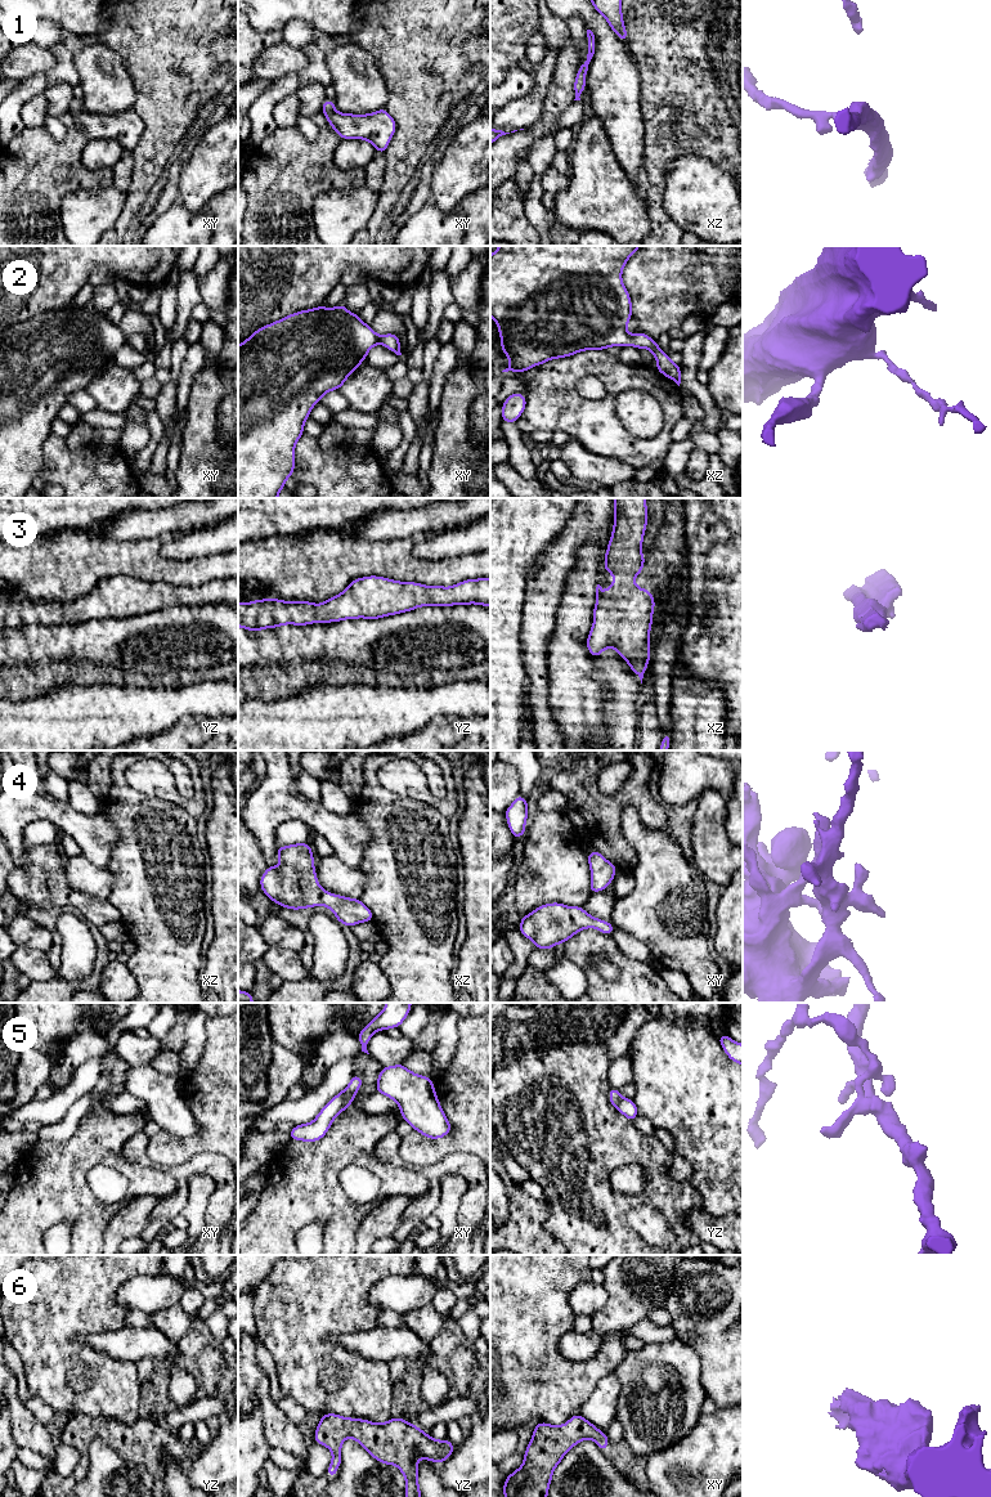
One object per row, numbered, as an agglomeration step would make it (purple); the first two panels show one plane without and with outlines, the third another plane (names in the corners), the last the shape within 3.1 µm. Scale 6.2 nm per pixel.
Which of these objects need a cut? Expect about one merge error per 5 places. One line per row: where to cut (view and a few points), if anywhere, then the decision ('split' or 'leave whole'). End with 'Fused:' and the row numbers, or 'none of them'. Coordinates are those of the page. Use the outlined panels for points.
1: no cut | leave whole
2: no cut | leave whole
3: no cut | leave whole
4: no cut | leave whole
5: xy (357, 1090), (349, 1096), (340, 1111) | split
6: no cut | leave whole
Fused: 5

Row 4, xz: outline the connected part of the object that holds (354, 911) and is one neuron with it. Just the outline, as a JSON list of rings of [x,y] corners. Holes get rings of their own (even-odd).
[[[309,843],[277,846],[277,855],[281,864],[268,866],[260,877],[261,891],[273,902],[292,910],[323,905],[347,927],[373,922],[373,913],[359,898],[338,896],[319,886]]]

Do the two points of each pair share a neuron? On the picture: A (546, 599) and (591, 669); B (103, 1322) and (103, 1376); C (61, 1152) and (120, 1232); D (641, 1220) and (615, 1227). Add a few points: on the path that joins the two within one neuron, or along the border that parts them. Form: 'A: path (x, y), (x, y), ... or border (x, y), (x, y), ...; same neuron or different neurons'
A: border (565, 586), (559, 605), (555, 631), (547, 644); different neurons
B: path (84, 1322), (66, 1339), (84, 1359); same neuron
C: border (130, 1196), (111, 1219), (103, 1241); different neurons
D: border (636, 1202), (628, 1211), (627, 1223), (646, 1241); different neurons

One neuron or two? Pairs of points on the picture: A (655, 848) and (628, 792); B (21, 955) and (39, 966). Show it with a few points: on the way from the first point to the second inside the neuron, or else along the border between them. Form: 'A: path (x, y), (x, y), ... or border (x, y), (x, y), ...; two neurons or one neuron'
A: border (639, 820), (649, 828), (663, 829); two neurons
B: path (25, 959), (35, 964); one neuron

